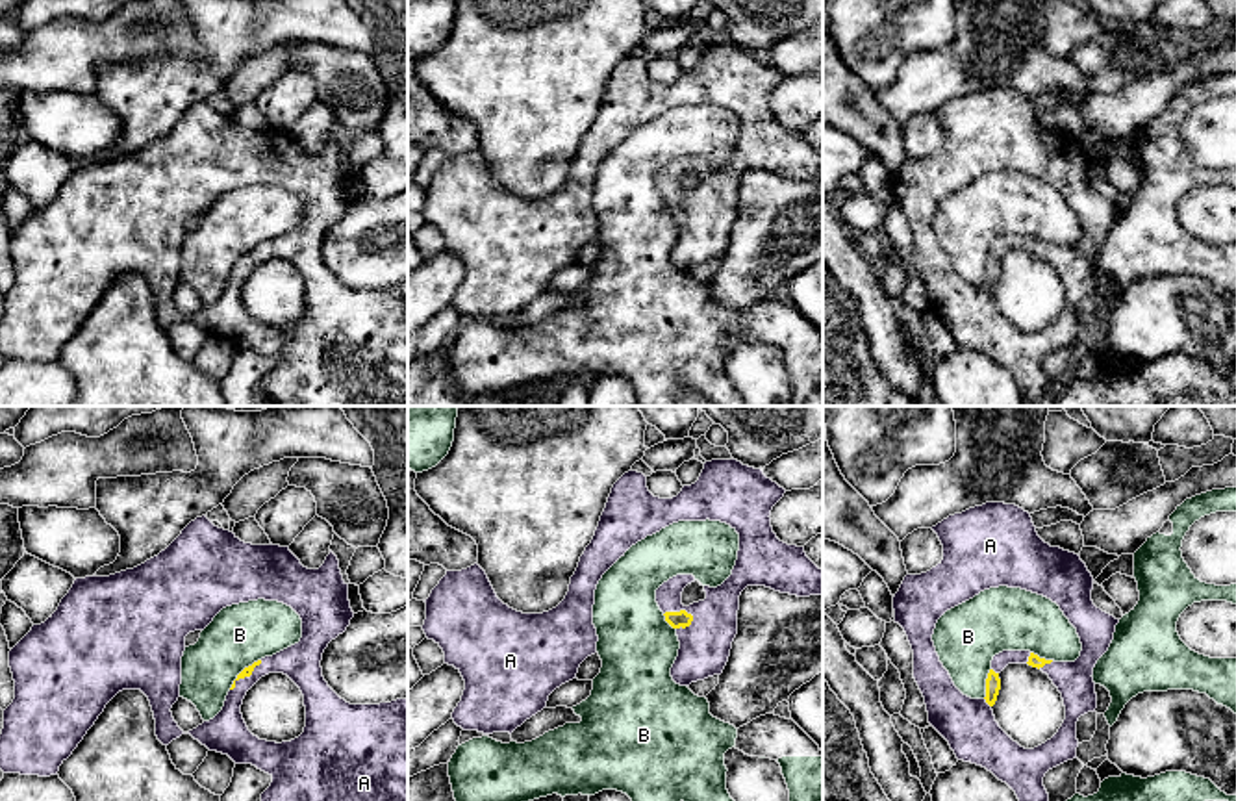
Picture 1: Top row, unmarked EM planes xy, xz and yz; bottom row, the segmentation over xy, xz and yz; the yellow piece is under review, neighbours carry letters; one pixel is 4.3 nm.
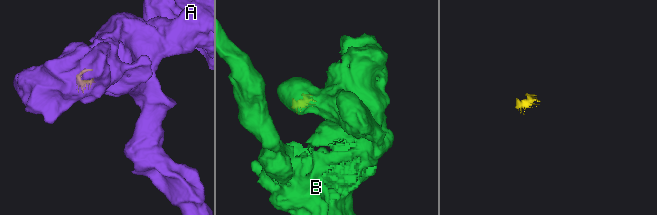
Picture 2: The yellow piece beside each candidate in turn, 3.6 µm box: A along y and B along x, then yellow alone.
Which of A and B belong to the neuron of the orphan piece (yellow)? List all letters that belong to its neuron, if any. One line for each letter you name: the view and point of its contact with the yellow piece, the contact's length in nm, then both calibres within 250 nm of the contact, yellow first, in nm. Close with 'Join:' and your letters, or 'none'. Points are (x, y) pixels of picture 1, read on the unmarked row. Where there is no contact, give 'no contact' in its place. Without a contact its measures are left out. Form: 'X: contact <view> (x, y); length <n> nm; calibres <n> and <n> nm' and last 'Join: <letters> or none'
A: contact xz (681, 195); length 140 nm; calibres 70 and 220 nm
Join: A

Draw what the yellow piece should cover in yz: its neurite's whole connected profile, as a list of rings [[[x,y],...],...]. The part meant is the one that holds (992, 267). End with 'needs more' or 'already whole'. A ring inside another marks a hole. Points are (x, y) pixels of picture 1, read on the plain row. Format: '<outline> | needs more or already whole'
[[[986,87],[962,98],[949,100],[932,115],[943,130],[943,145],[927,158],[906,159],[893,182],[895,208],[899,208],[914,235],[914,263],[925,282],[928,308],[949,326],[958,345],[971,347],[991,356],[1017,380],[1023,402],[1040,400],[1049,391],[1043,362],[1049,354],[1077,343],[1077,306],[1097,293],[1093,252],[1108,235],[1119,204],[1097,193],[1091,185],[1093,161],[1078,139],[1045,128],[1028,96],[1015,89]],[[990,172],[1021,172],[1056,187],[1077,213],[1082,228],[1075,247],[1040,243],[1030,235],[1003,235],[993,241],[986,263],[986,282],[971,284],[952,267],[940,247],[932,219],[938,204],[951,193],[973,184]],[[1008,248],[1028,248],[1049,260],[1066,291],[1066,304],[1058,317],[1045,328],[1025,334],[1014,326],[995,306],[991,291],[1001,274],[999,258]]] | needs more

